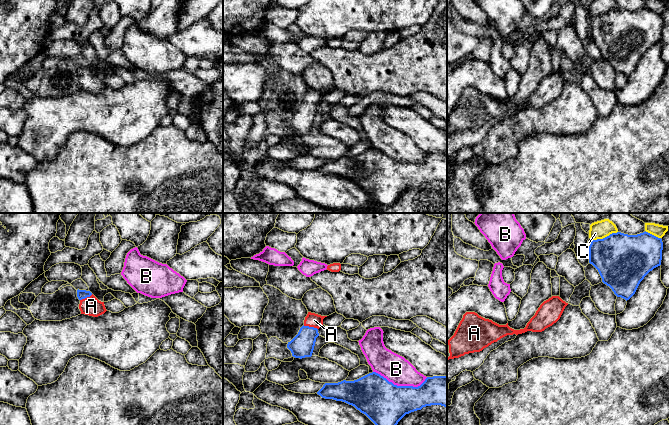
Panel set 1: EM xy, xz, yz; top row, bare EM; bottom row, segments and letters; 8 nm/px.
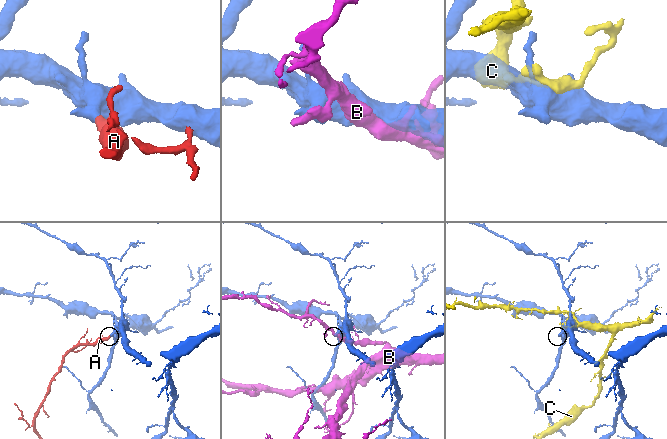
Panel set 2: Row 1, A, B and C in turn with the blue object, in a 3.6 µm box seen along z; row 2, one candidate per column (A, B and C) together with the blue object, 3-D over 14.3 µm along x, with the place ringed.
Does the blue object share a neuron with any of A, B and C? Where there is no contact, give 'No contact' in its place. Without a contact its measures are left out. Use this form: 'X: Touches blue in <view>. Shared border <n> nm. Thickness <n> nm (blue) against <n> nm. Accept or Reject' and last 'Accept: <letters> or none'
A: Touches blue in xz. Shared border 120 nm. Thickness 190 nm (blue) against 110 nm. Accept
B: Touches blue in xz. Shared border 440 nm. Thickness 340 nm (blue) against 220 nm. Reject
C: Touches blue in yz. Shared border 220 nm. Thickness 420 nm (blue) against 140 nm. Reject
Accept: A

